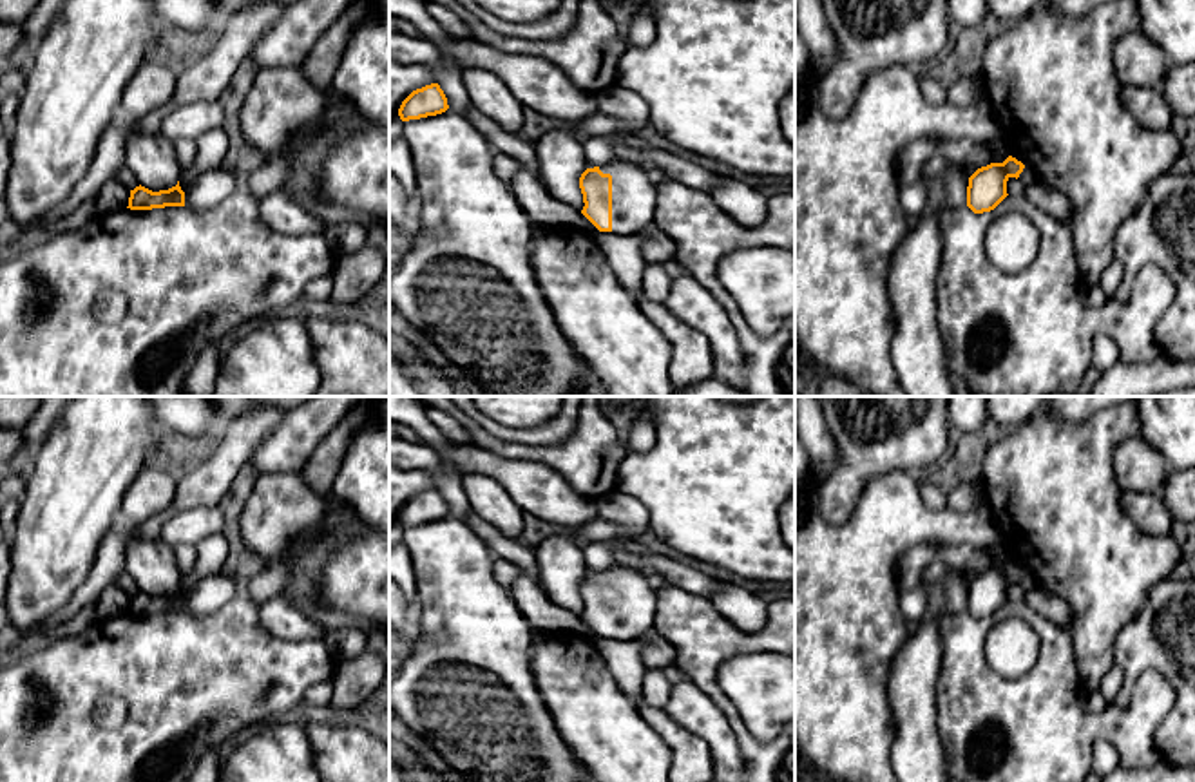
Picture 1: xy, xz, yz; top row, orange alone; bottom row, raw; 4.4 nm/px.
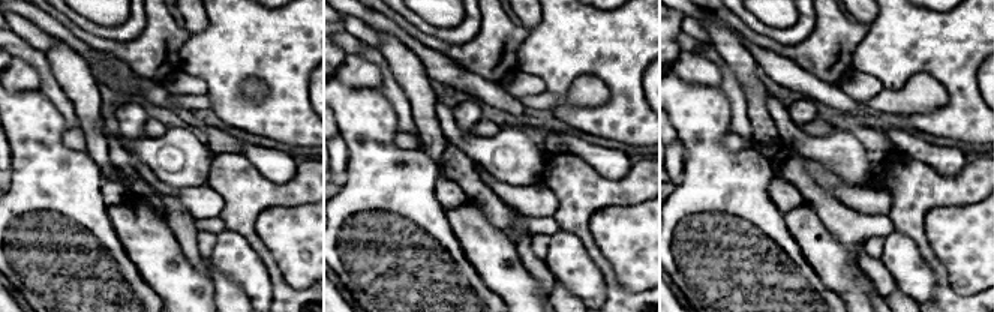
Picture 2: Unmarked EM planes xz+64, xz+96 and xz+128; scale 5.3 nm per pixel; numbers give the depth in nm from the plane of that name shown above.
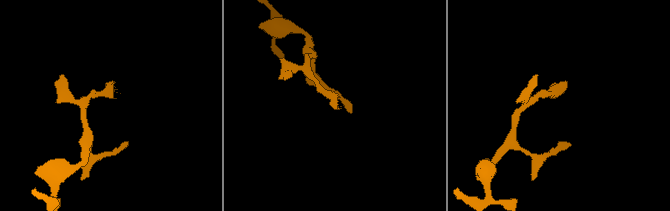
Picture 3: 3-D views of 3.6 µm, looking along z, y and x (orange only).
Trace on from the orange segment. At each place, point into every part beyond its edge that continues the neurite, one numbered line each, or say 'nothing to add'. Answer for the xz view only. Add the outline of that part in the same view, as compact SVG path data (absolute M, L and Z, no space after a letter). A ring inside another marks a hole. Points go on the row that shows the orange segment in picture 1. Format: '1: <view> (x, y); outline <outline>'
1: xz (634, 194); outline M623 157L599 170L612 176L612 232L632 235L654 224L657 199L654 170Z

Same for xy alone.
1: xy (212, 187); outline M223 167L206 170L185 192L185 206L208 210L230 197L241 186L243 181Z

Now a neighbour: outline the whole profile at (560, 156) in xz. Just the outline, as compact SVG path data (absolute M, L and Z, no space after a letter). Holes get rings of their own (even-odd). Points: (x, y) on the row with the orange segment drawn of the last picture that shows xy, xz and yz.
M570 130L545 132L536 143L540 179L550 197L583 210L579 177L588 168L583 143Z

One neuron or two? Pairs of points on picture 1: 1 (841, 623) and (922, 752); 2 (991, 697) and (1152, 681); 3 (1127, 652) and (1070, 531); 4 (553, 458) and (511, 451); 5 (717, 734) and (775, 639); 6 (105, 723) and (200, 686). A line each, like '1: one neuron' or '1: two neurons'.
1: two neurons
2: one neuron
3: two neurons
4: one neuron
5: two neurons
6: one neuron

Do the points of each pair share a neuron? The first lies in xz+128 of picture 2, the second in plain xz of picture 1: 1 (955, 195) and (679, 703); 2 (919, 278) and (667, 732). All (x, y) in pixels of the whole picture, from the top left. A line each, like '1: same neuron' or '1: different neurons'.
1: different neurons
2: different neurons

